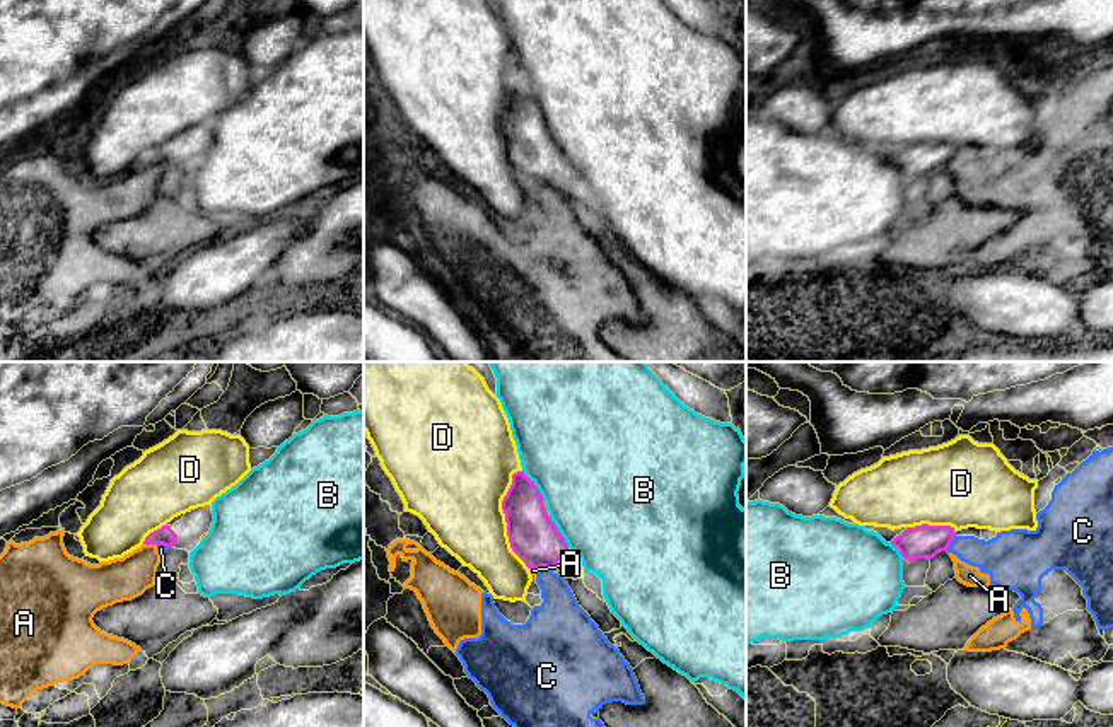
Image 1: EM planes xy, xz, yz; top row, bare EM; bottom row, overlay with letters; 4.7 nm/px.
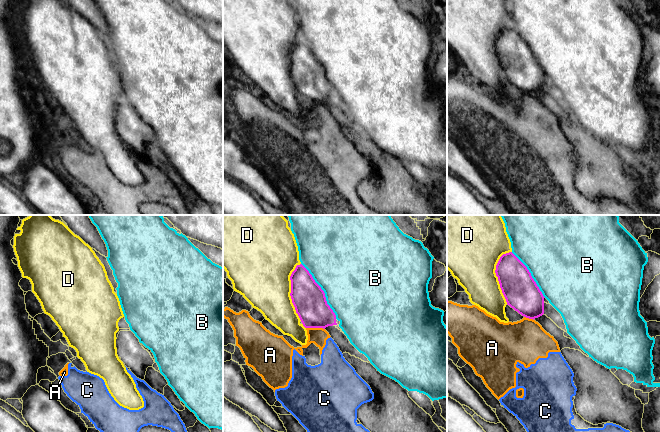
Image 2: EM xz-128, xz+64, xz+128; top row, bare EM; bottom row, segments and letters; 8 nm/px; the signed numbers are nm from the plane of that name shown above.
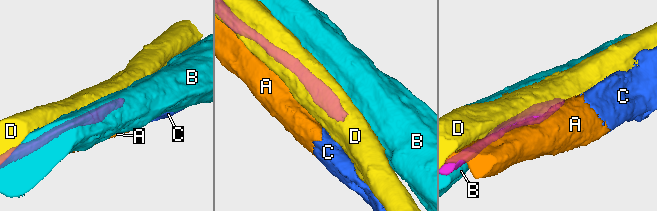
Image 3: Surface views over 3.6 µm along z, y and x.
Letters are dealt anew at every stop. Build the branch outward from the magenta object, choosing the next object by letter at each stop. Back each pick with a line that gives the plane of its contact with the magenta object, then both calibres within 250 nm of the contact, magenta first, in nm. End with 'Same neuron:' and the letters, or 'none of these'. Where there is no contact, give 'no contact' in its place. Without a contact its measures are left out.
Same neuron: none of these

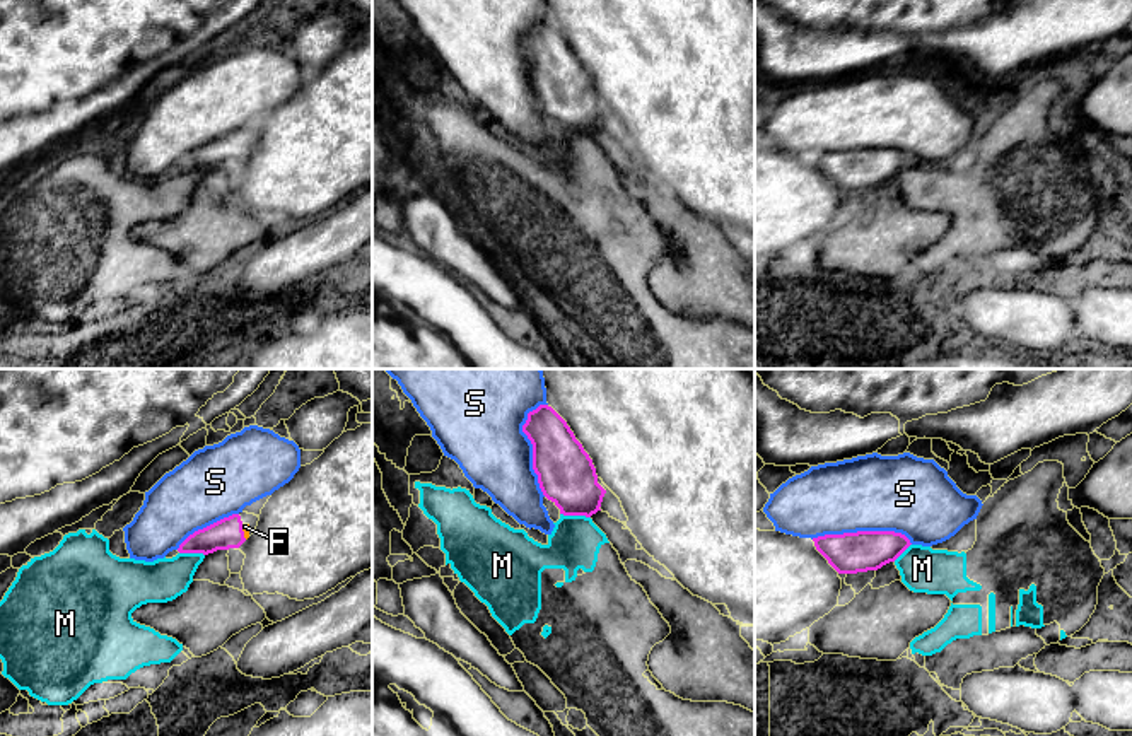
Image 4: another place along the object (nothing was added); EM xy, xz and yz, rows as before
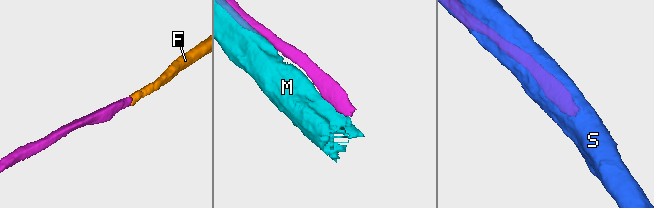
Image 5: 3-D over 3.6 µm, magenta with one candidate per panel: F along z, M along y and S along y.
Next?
F: meets magenta in xy; 140 nm thick on the magenta side, 30 nm on the other
Same neuron: F

